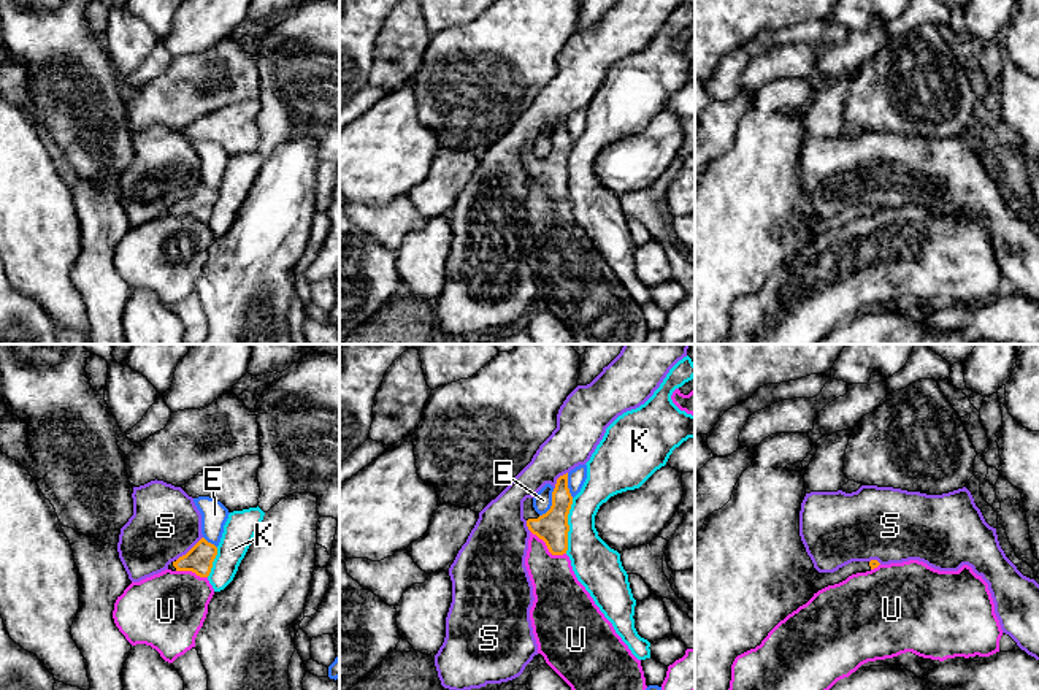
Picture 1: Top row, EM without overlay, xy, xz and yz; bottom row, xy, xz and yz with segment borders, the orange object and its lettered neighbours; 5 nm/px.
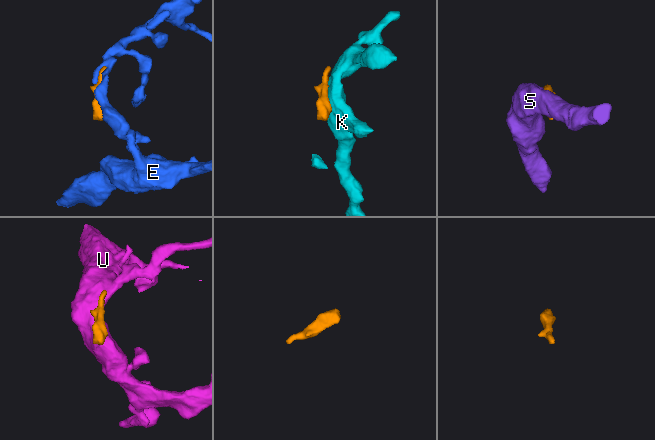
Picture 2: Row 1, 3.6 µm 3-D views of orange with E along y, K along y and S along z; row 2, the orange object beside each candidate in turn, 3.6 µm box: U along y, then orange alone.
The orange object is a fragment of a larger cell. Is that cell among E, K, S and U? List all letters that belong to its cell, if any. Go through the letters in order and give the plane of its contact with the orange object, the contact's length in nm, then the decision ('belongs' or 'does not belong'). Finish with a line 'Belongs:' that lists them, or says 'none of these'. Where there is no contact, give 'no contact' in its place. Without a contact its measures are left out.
E: xz | 160 nm | does not belong
K: xz | 280 nm | does not belong
S: xy | 180 nm | does not belong
U: xz | 220 nm | does not belong
Belongs: none of these

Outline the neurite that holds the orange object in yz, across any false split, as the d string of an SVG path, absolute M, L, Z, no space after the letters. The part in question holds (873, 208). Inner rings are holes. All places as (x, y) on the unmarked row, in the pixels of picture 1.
M877 205L871 206L852 206L842 213L839 213L834 217L820 217L814 225L812 225L812 236L817 238L819 235L839 228L845 225L849 220L857 219L857 217L866 217L874 213L877 213L880 208Z

